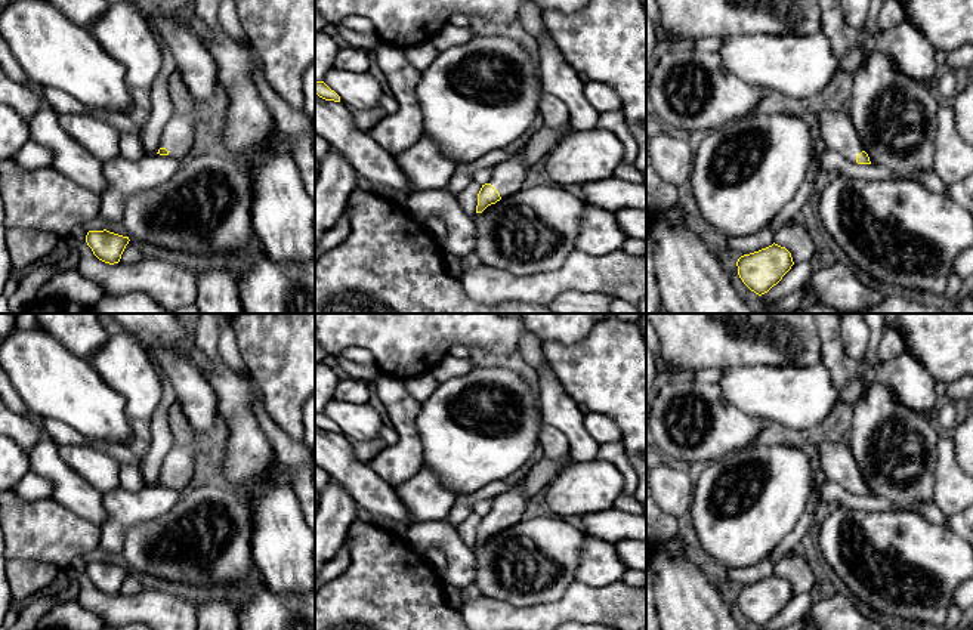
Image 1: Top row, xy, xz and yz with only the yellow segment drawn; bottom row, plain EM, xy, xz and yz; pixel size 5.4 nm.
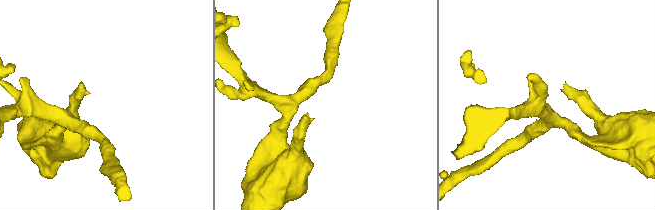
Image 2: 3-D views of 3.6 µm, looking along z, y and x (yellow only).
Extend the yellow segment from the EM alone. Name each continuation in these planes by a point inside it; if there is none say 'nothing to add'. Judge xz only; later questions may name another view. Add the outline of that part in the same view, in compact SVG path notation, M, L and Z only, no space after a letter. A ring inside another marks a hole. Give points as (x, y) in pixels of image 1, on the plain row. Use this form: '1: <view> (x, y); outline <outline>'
1: xz (507, 507); outline M525 479L513 485L506 492L494 497L492 509L488 515L498 522L501 529L506 529L522 521L522 515L526 510L529 500L523 495L523 482Z

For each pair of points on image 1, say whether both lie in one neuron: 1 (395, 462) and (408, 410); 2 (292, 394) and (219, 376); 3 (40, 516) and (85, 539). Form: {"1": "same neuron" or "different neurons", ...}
{"1": "same neuron", "2": "different neurons", "3": "same neuron"}

